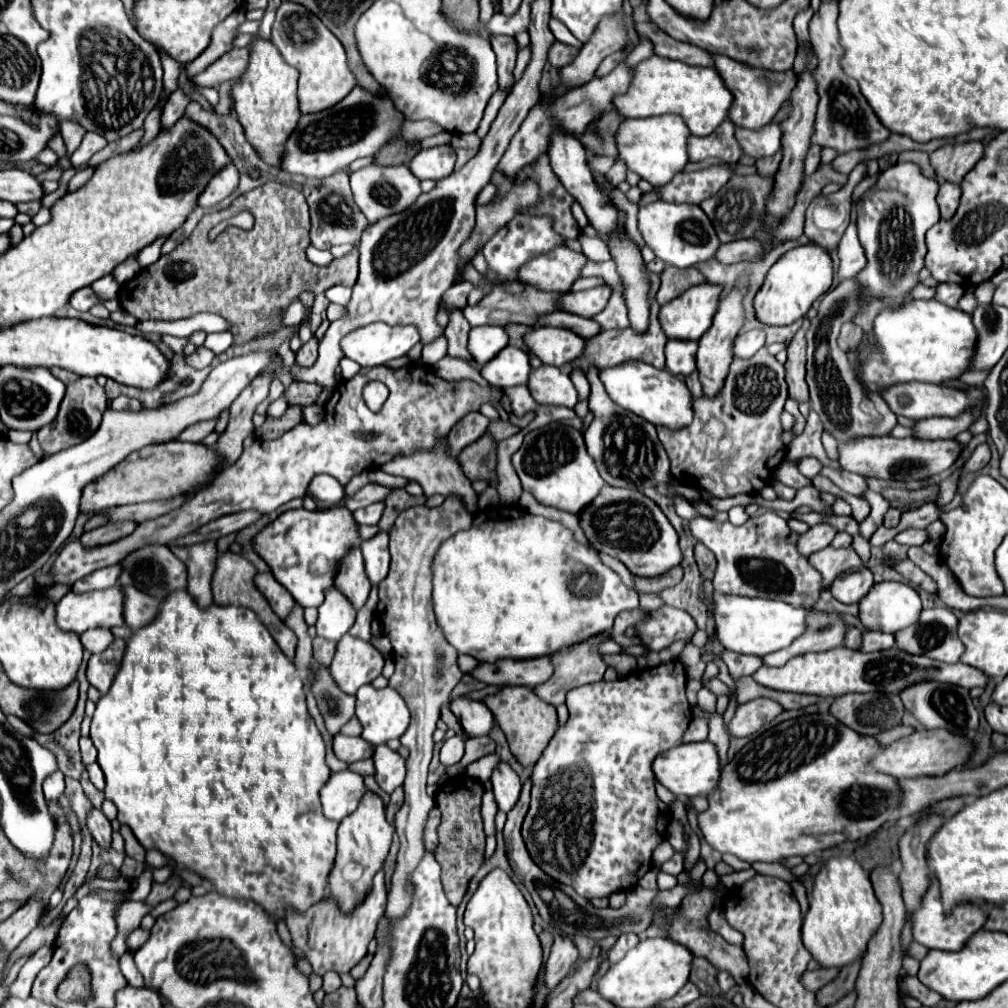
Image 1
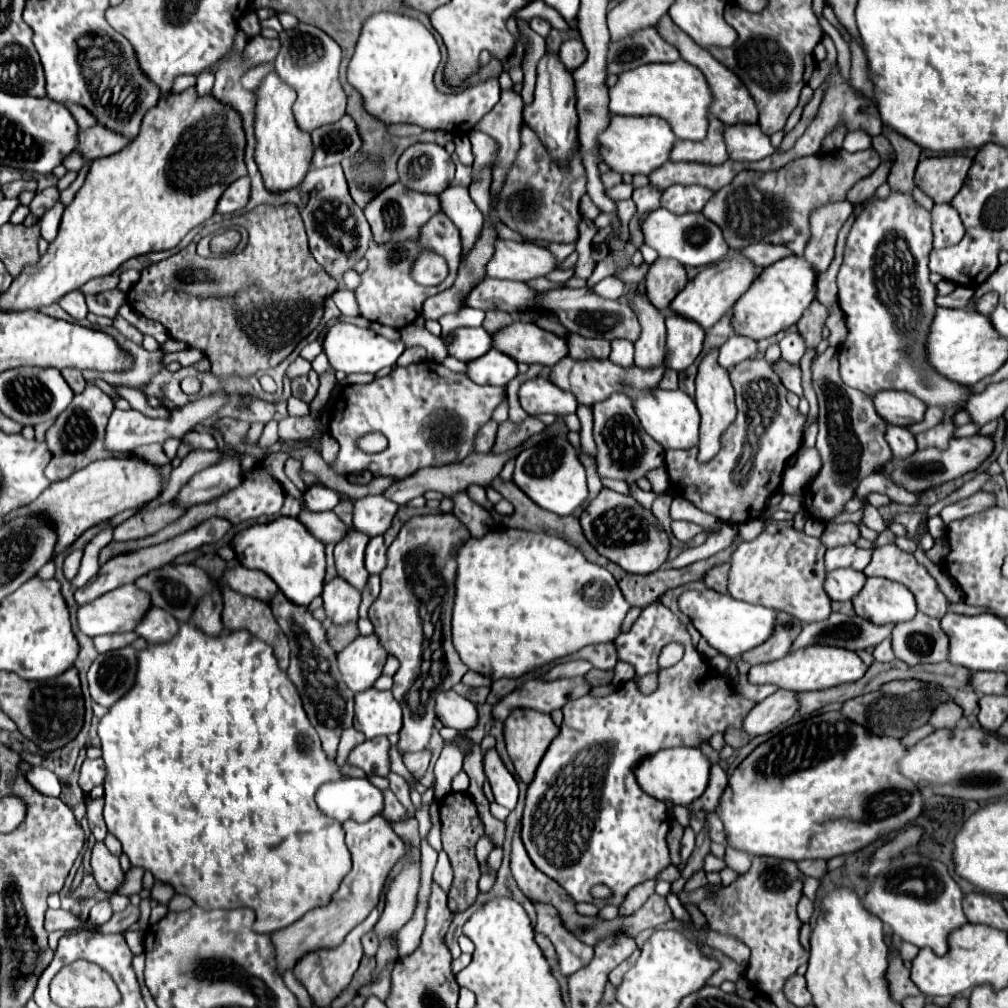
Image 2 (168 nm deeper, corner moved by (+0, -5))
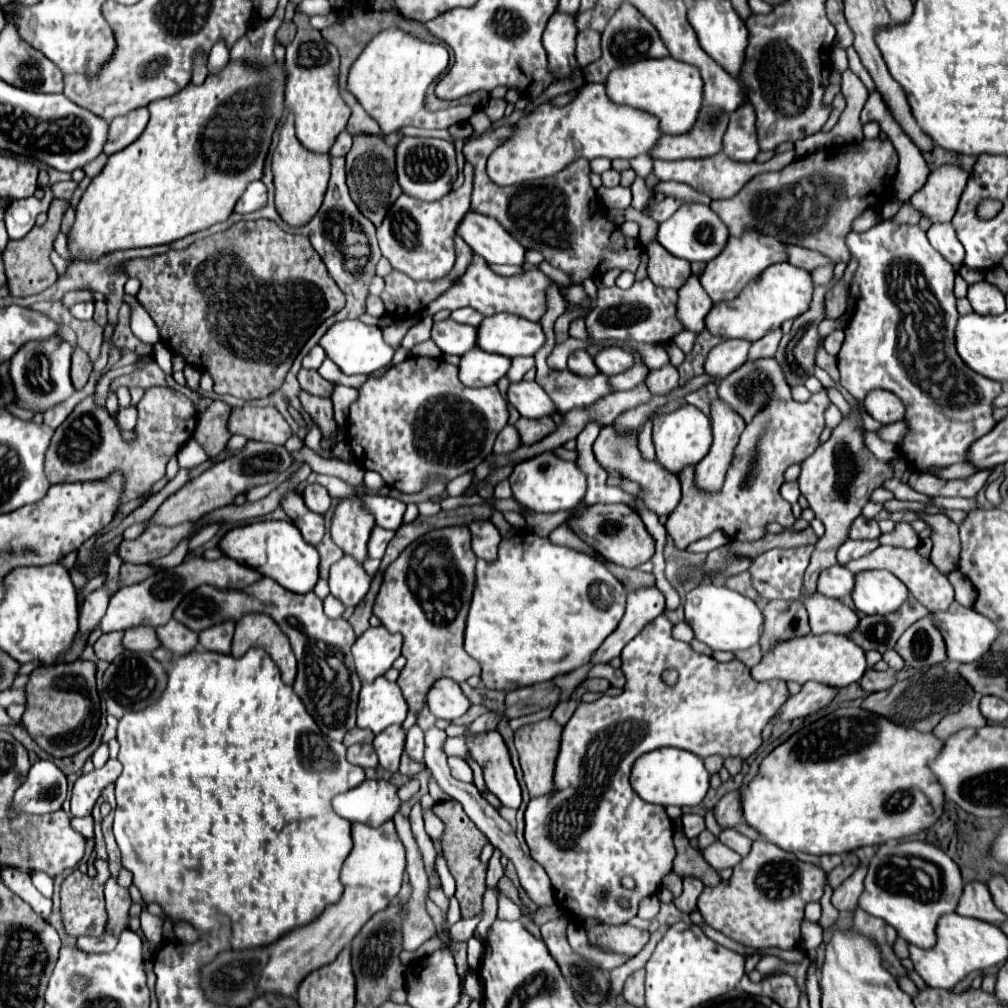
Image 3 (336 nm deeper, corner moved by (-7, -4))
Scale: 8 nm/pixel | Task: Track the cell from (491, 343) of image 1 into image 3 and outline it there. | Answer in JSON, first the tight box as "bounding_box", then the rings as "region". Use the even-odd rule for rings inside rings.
{"bounding_box":[431,319,477,355],"region":[[[453,319],[435,321],[431,329],[431,341],[447,355],[463,355],[475,347],[477,329],[471,325],[455,323]]]}

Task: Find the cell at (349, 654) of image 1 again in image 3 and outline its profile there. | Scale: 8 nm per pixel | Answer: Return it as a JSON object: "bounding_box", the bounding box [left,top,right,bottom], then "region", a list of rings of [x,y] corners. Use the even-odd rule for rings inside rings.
{"bounding_box":[351,625,403,681],"region":[[[383,625],[369,627],[351,647],[357,675],[361,681],[373,681],[383,675],[401,655],[403,637],[389,633]]]}

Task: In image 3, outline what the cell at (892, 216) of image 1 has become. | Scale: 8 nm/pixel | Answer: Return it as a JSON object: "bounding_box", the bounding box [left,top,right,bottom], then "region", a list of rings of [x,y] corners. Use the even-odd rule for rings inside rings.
{"bounding_box":[837,219,1001,473],"region":[[[885,219],[865,233],[849,233],[847,245],[853,259],[859,261],[853,283],[859,285],[861,295],[837,355],[841,385],[859,401],[863,401],[871,389],[897,391],[895,395],[907,409],[903,419],[907,423],[907,435],[897,447],[915,471],[927,473],[933,467],[949,467],[967,461],[969,445],[995,427],[993,399],[1001,393],[1001,383],[971,371],[955,349],[955,325],[959,313],[953,295],[953,267],[931,247],[925,231],[917,225],[895,225],[893,219]]]}

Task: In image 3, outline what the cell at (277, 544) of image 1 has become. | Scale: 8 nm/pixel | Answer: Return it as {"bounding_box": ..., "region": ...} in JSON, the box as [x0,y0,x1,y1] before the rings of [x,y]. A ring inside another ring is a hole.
{"bounding_box":[219,521,319,593],"region":[[[261,521],[245,527],[235,527],[221,537],[219,551],[223,557],[235,559],[245,567],[275,579],[281,587],[293,593],[313,591],[319,579],[319,553],[313,545],[303,541],[299,529],[291,521]]]}

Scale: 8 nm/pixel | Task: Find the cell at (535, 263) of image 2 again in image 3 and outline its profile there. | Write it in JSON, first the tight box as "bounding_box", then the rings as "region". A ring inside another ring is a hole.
{"bounding_box":[457,211,525,265],"region":[[[467,211],[457,225],[457,235],[487,263],[523,265],[525,249],[493,217]]]}

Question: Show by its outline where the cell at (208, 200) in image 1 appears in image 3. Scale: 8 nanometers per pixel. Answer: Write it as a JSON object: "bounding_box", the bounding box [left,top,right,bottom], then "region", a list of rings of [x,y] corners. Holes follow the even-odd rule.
{"bounding_box":[235,181,267,213],"region":[[[253,181],[245,193],[241,195],[241,199],[235,205],[237,213],[251,213],[257,211],[261,207],[267,205],[267,187],[261,181]]]}

